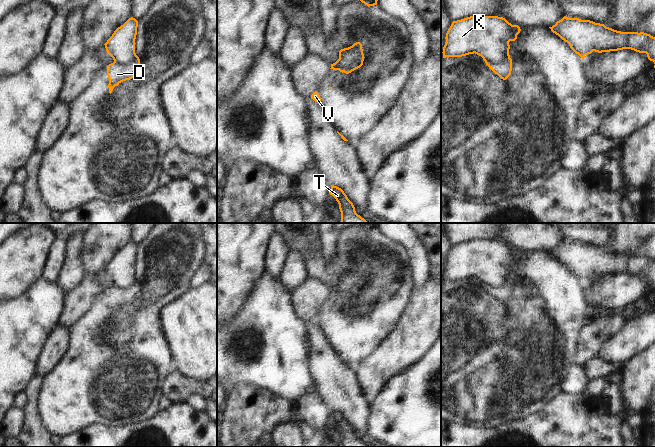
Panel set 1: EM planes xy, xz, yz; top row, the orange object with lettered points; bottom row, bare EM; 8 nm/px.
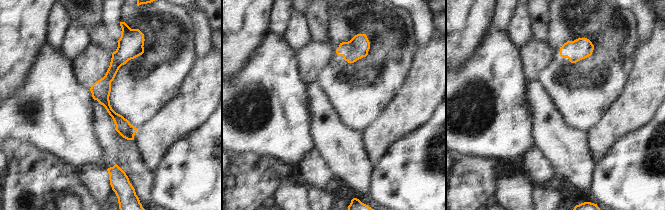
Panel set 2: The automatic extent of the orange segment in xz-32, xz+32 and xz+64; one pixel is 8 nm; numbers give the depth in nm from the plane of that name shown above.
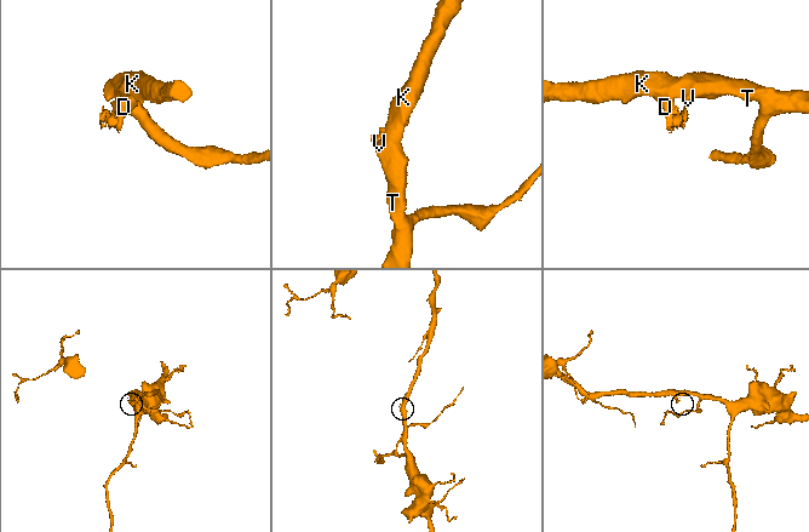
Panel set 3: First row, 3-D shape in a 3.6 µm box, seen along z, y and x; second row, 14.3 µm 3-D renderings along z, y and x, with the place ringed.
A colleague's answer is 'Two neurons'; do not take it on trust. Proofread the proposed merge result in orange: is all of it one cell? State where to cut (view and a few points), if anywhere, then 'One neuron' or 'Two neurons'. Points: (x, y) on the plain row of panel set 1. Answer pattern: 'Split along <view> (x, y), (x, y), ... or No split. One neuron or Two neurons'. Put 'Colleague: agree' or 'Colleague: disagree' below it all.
Split along xz (361, 272), (362, 274), (343, 295). Two neurons.
Colleague: agree

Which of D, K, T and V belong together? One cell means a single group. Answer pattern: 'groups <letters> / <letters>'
groups D / K T V

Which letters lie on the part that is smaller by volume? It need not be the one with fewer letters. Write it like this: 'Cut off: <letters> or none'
Cut off: D

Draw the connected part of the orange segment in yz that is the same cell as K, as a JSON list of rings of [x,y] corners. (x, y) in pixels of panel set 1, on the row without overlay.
[[[470,240],[453,245],[446,257],[446,266],[443,271],[443,282],[462,281],[469,278],[477,278],[484,284],[500,286],[510,282],[510,265],[515,265],[521,253],[518,249],[512,249],[505,242],[498,240]]]

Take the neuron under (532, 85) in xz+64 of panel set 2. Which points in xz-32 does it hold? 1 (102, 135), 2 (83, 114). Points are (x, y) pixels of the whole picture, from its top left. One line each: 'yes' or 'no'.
1: yes
2: no

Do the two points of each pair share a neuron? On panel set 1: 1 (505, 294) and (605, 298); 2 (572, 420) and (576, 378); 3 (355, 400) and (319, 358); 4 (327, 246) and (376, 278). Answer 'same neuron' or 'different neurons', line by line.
1: different neurons
2: different neurons
3: same neuron
4: different neurons

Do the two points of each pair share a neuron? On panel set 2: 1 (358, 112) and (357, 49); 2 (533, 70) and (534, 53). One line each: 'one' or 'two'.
1: one
2: one

